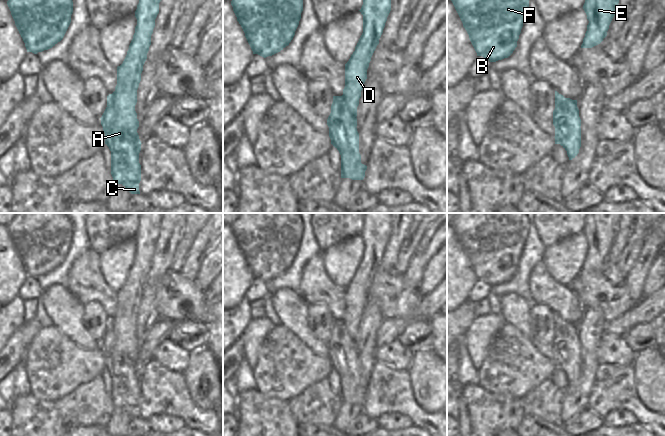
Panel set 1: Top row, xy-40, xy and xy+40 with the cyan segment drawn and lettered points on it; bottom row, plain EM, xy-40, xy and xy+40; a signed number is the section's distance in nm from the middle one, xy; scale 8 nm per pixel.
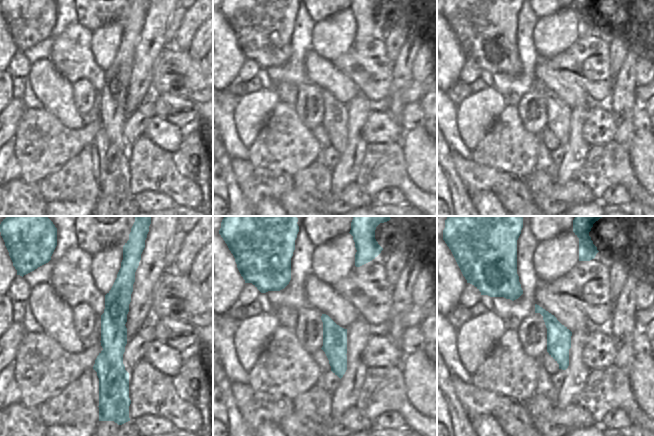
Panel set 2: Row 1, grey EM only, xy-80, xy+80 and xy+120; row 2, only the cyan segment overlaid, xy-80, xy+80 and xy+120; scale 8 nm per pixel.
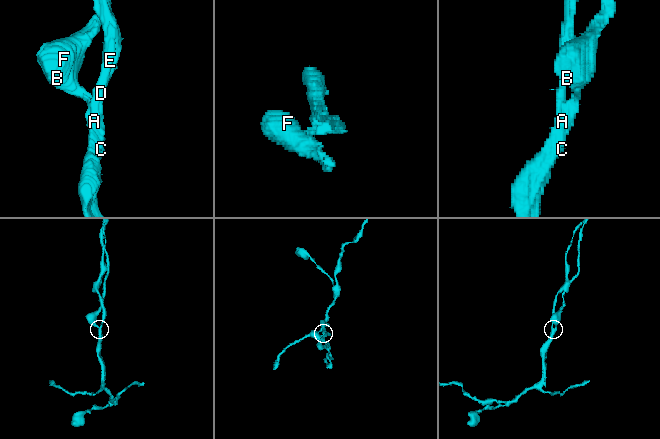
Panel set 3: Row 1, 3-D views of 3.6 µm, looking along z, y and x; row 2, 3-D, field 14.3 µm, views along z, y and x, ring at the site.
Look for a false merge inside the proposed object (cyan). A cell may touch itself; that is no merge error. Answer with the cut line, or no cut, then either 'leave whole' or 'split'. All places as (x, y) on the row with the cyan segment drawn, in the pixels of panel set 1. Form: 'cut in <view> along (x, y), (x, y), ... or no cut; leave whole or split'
cut in xy along (344, 100), (344, 112), (354, 121), (356, 126); split

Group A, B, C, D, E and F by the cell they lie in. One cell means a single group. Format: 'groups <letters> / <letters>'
groups A C D E / B F

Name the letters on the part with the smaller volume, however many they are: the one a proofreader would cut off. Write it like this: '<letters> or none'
B, F

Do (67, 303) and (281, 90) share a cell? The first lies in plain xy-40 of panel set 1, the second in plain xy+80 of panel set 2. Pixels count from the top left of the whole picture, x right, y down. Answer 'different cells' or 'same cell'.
same cell

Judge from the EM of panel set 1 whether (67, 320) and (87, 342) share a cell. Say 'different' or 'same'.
same

